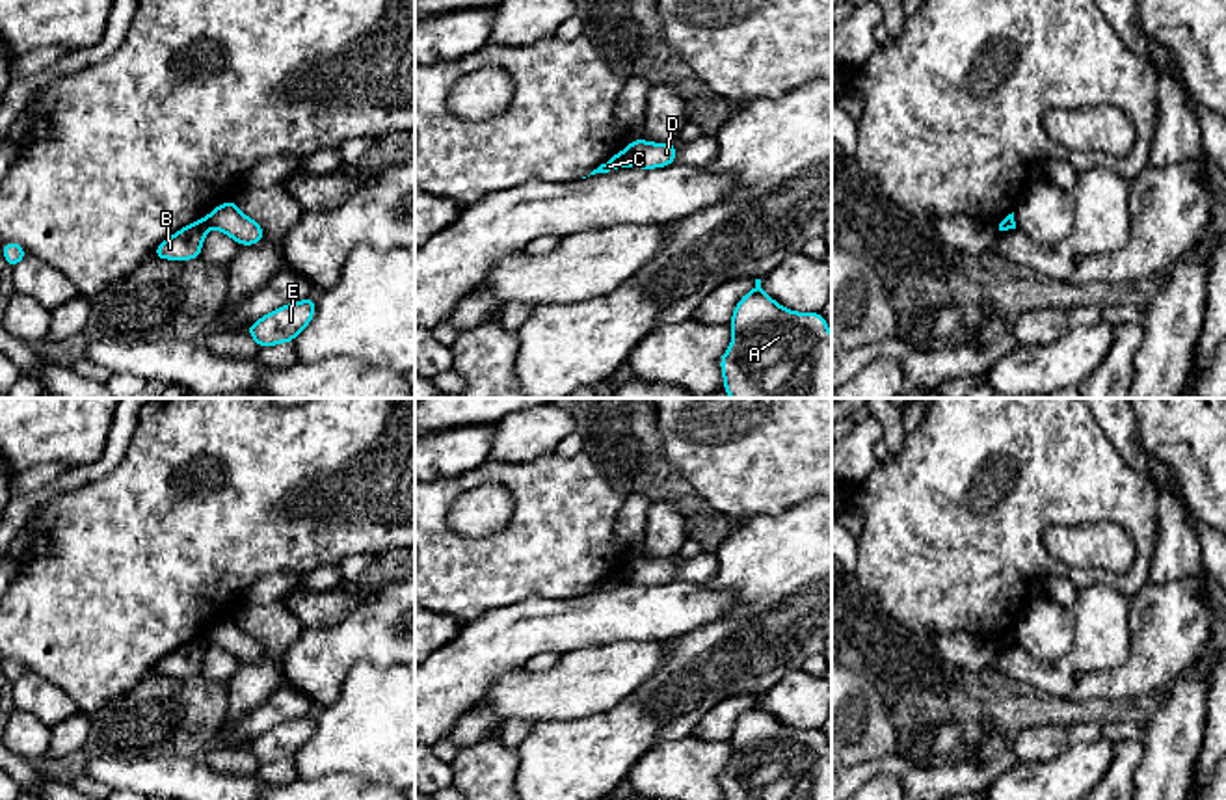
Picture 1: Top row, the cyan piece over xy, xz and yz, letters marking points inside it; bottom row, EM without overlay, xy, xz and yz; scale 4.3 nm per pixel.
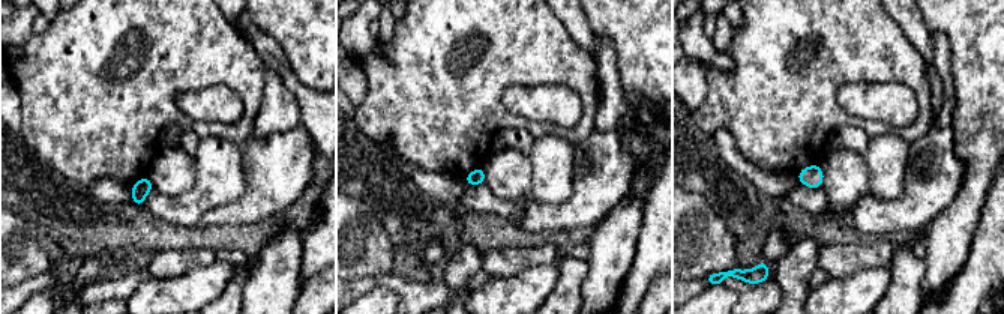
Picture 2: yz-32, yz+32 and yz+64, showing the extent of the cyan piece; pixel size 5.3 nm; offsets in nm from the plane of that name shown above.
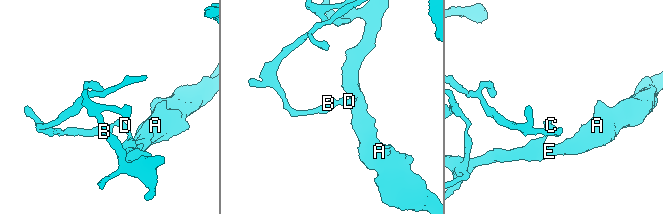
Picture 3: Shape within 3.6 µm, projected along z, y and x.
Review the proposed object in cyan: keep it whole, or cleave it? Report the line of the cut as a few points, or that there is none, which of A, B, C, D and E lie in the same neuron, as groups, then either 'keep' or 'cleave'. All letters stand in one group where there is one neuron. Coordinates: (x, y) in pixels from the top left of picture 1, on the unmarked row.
cut xz (624, 568), (626, 581); groups A D E / B C; cleave

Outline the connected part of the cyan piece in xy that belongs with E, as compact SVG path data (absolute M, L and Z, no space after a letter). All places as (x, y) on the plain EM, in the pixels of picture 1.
M314 713L283 722L260 737L246 744L253 757L260 763L292 759L313 737L316 726Z

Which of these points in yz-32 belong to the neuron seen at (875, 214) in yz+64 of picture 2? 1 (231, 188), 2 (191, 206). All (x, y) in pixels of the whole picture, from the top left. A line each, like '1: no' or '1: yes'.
1: no
2: no

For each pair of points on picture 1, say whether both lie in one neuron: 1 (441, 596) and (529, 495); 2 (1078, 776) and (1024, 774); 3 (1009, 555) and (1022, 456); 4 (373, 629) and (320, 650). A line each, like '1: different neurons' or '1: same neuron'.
1: same neuron
2: same neuron
3: same neuron
4: same neuron

